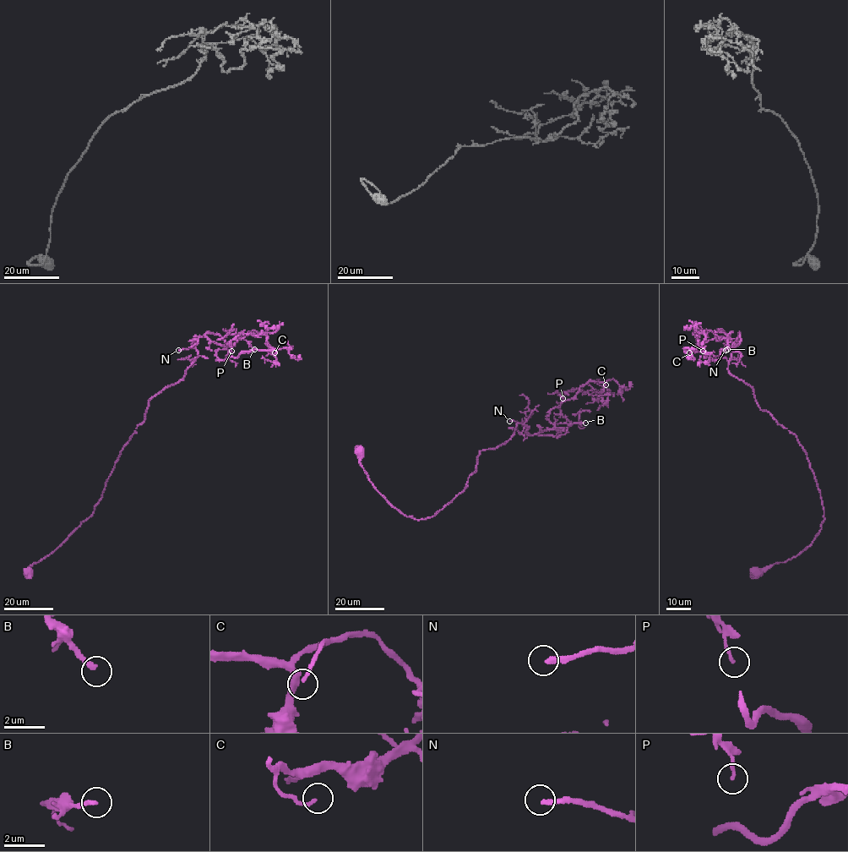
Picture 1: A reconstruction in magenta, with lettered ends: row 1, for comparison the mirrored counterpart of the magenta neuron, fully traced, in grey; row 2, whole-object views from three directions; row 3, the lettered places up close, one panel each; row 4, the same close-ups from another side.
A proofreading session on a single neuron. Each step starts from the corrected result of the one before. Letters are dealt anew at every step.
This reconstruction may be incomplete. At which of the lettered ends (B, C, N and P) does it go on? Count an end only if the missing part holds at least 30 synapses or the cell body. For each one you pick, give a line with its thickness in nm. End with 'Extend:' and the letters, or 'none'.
N: 240 nm thick
Extend: N

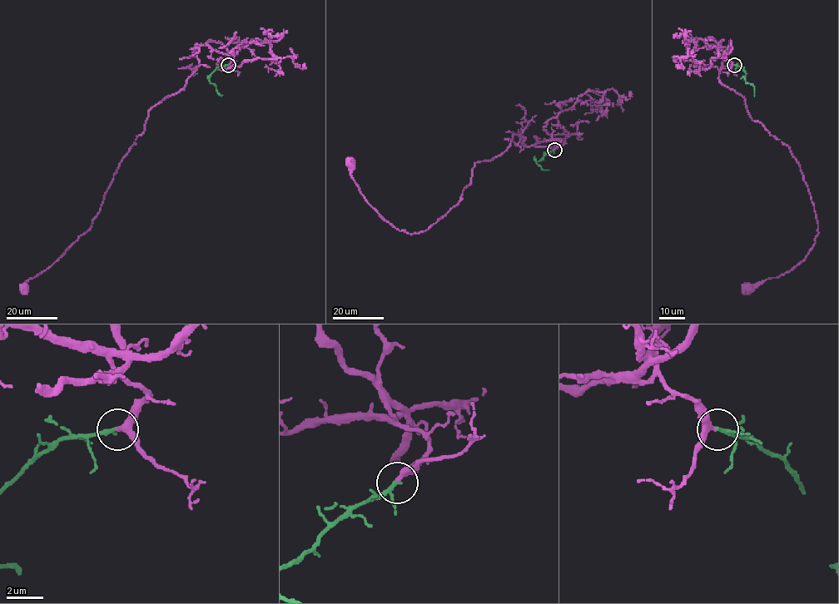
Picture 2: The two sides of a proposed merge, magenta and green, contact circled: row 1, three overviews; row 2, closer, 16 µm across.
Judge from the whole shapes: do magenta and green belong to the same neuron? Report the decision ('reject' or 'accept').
accept

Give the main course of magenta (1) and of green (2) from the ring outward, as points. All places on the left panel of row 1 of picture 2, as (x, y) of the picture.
1: (228, 65), (232, 60), (206, 44), (196, 49), (195, 71), (149, 111), (91, 226), (25, 286)
2: (228, 65), (220, 66), (210, 79), (222, 95)

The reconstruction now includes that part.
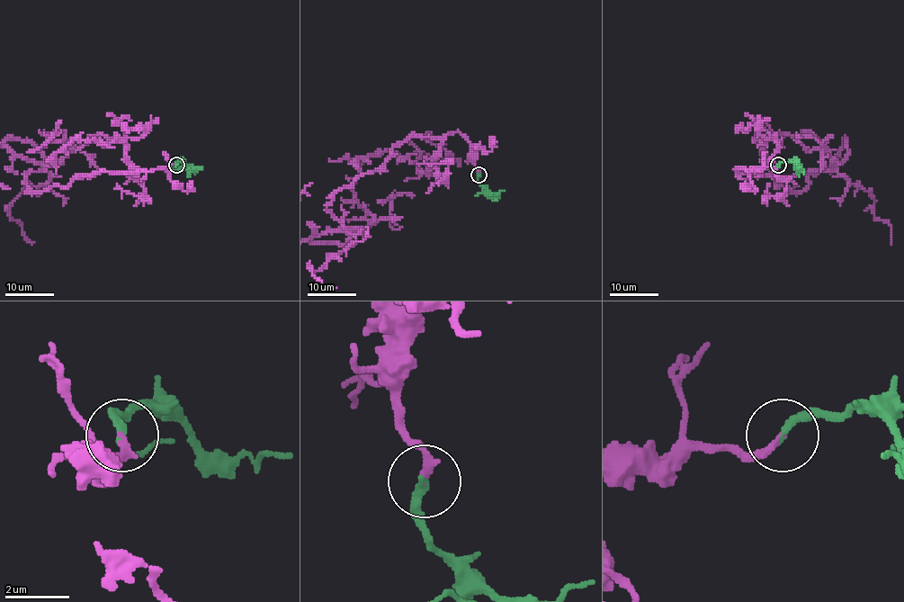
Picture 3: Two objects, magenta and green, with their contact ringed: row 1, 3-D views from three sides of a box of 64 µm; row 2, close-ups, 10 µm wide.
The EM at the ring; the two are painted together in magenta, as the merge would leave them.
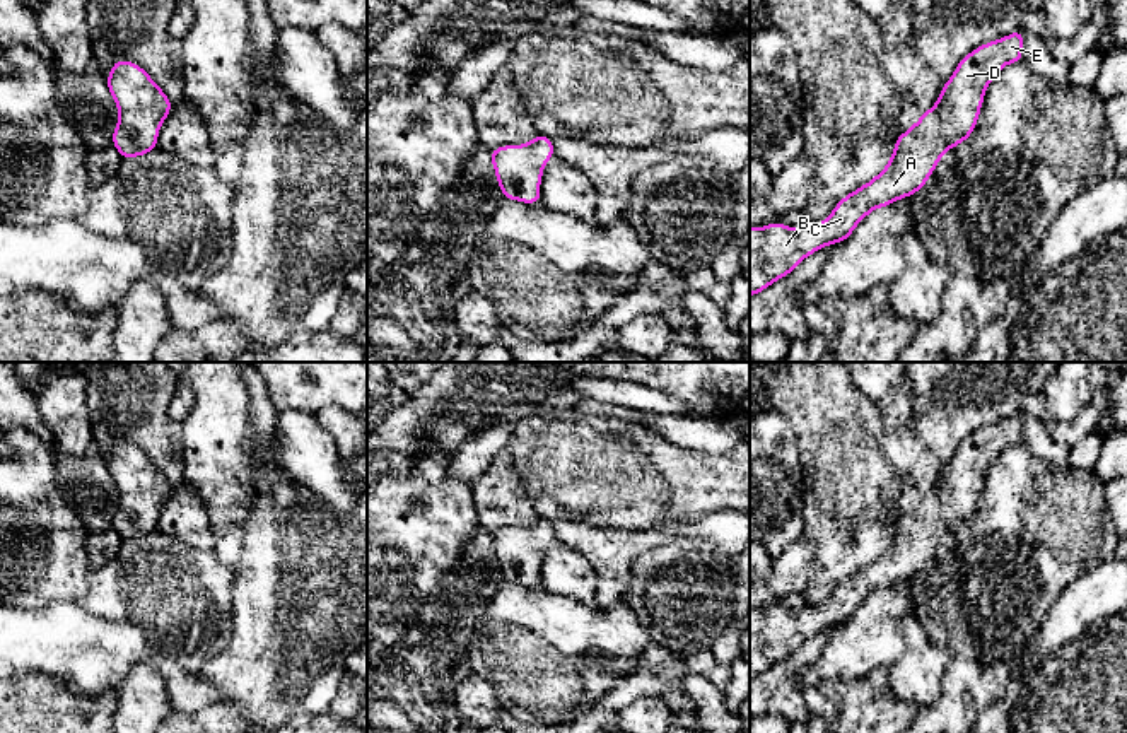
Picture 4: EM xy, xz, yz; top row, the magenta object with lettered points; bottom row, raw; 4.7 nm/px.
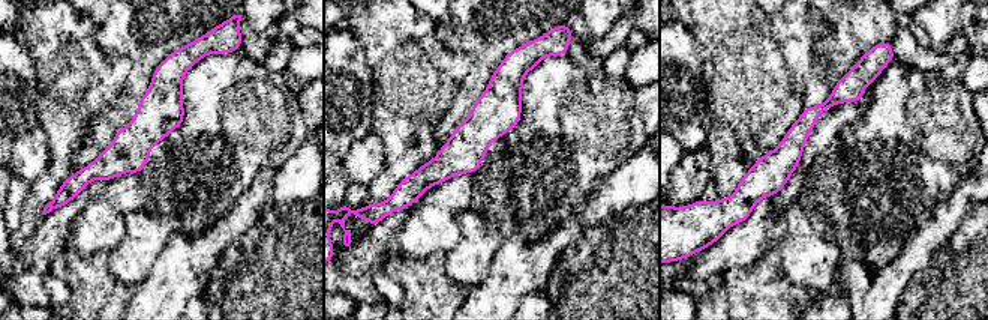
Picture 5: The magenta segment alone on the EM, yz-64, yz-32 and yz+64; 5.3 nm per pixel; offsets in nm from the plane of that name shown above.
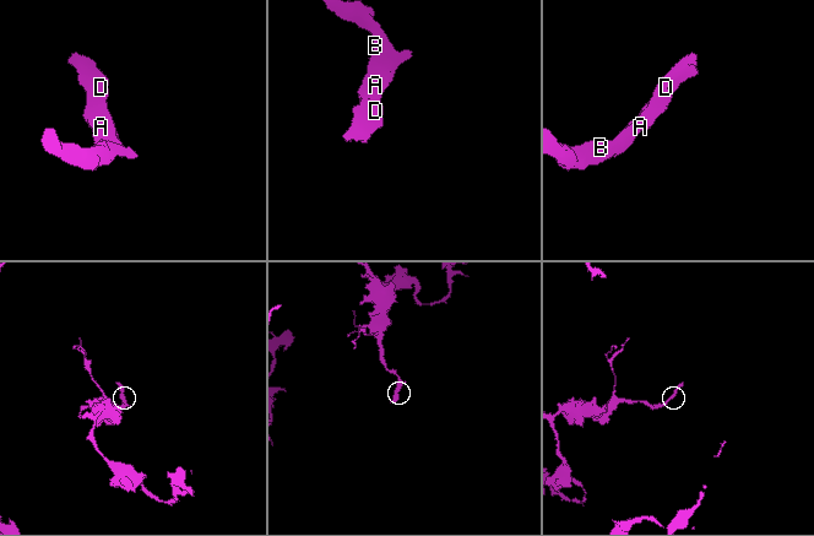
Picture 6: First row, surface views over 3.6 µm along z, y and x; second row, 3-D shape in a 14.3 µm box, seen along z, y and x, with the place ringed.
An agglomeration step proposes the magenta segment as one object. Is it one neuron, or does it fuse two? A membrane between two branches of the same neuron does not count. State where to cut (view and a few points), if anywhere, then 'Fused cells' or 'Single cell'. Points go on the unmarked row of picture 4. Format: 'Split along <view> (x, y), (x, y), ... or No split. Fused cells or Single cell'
No split. Single cell

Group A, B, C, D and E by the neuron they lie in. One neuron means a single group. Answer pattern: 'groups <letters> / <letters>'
groups A B C D E

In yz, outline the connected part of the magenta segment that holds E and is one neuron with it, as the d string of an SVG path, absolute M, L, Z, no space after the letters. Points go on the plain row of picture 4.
M1023 412L963 439L936 487L896 519L885 552L844 579L823 605L787 610L774 603L767 610L750 610L750 680L789 658L806 639L844 625L874 591L922 572L944 535L973 516L992 461L1021 441Z

